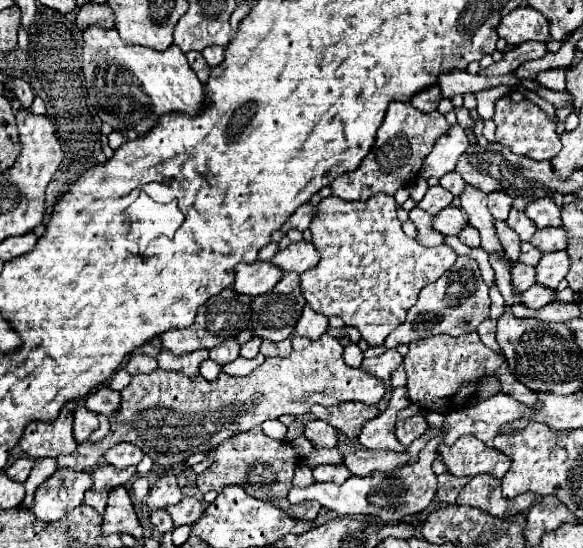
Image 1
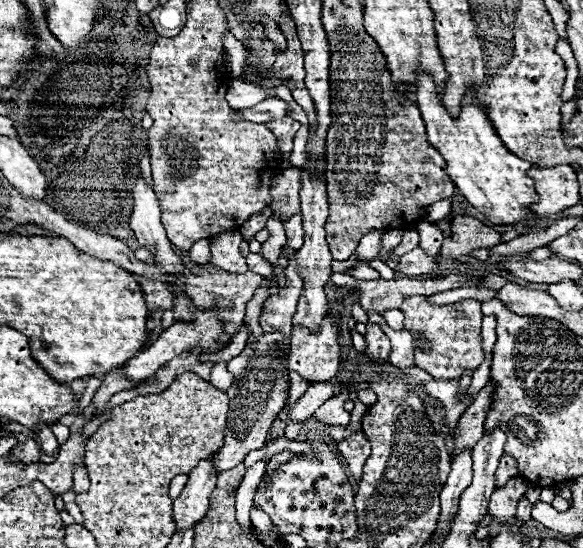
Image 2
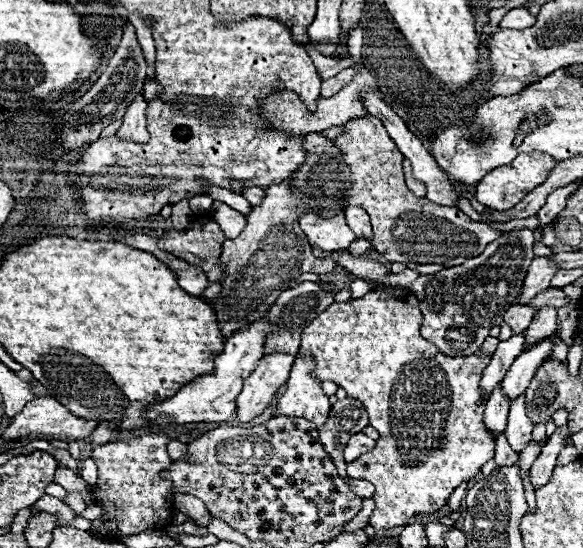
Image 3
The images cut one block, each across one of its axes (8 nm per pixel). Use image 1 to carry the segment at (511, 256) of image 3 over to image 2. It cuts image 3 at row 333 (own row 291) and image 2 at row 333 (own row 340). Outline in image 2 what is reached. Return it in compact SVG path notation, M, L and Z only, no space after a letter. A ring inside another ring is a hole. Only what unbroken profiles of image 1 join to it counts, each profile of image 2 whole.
M368 312L368 318L372 324L380 324L382 332L390 338L390 356L388 356L388 364L394 368L412 368L414 366L414 334L410 334L408 330L402 332L394 332L386 320L382 316L378 316L375 312Z

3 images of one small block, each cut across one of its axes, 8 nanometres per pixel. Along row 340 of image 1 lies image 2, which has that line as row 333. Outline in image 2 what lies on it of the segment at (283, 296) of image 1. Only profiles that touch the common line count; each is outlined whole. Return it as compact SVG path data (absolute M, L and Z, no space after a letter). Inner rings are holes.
M280 332L264 334L258 338L258 342L248 344L248 348L242 350L240 356L232 358L228 362L228 370L236 376L232 386L228 388L230 394L230 412L226 420L226 432L224 432L224 444L214 456L214 472L216 476L220 472L226 472L240 464L252 450L258 450L266 444L268 430L278 416L278 412L284 408L288 398L288 378L282 378L282 360L278 352L278 340L282 338Z

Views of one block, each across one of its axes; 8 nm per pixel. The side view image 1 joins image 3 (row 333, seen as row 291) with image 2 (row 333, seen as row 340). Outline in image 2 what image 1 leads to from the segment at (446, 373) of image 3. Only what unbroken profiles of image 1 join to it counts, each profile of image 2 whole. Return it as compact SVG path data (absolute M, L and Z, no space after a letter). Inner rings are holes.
M368 322L366 326L366 342L368 342L368 348L366 348L366 354L370 358L372 364L376 366L382 366L386 364L386 358L388 358L388 350L390 350L390 342L386 338L386 334L380 330L378 324L372 324Z

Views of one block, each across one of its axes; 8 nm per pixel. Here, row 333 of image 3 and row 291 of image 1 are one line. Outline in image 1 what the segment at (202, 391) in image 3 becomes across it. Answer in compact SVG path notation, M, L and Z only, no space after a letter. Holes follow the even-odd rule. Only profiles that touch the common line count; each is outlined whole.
M256 260L252 264L238 264L236 268L236 280L232 284L234 292L238 294L248 294L248 296L258 296L274 290L278 280L282 280L284 272L274 266L272 262Z

